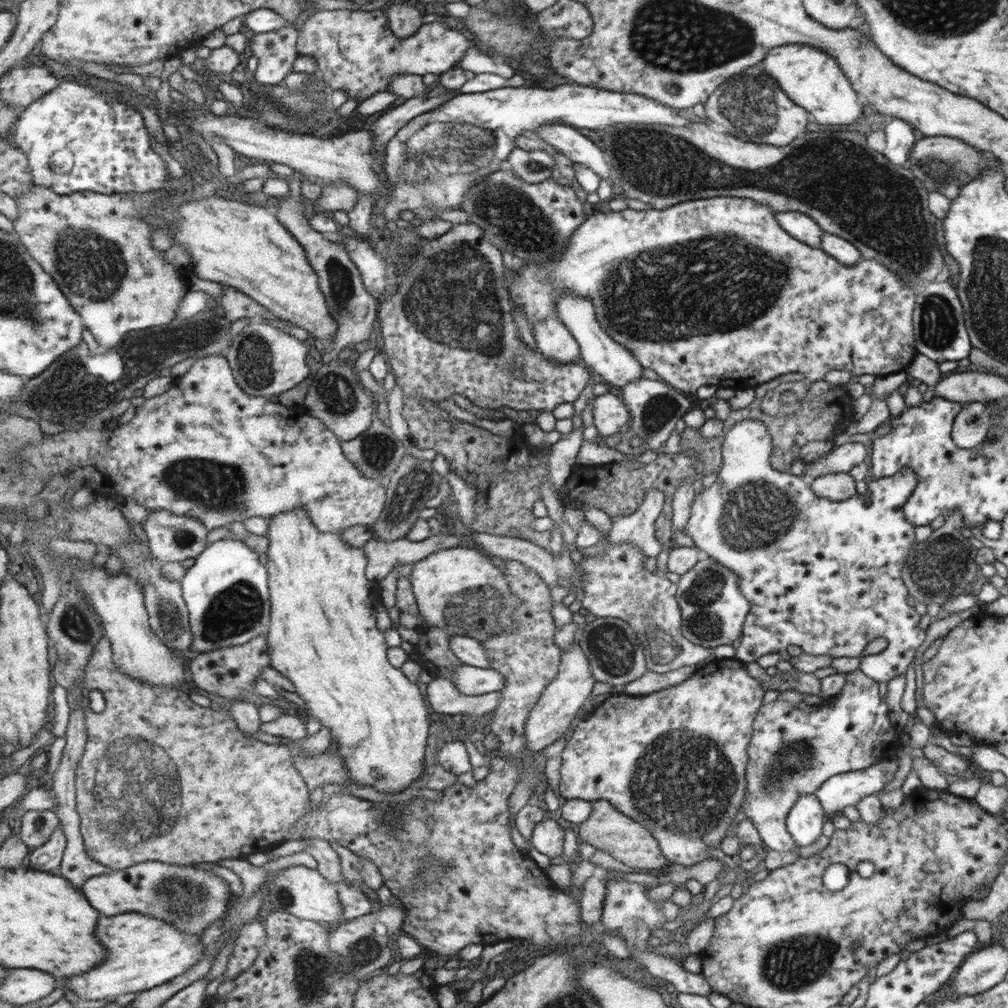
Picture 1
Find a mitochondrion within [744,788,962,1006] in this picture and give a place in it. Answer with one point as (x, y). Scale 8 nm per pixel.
(790, 966)

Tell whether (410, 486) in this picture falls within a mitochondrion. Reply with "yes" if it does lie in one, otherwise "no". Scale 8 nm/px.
yes

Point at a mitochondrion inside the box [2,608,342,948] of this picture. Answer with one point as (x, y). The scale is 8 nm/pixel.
(134, 796)

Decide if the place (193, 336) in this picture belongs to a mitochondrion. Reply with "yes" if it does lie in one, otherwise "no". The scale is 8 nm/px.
yes

